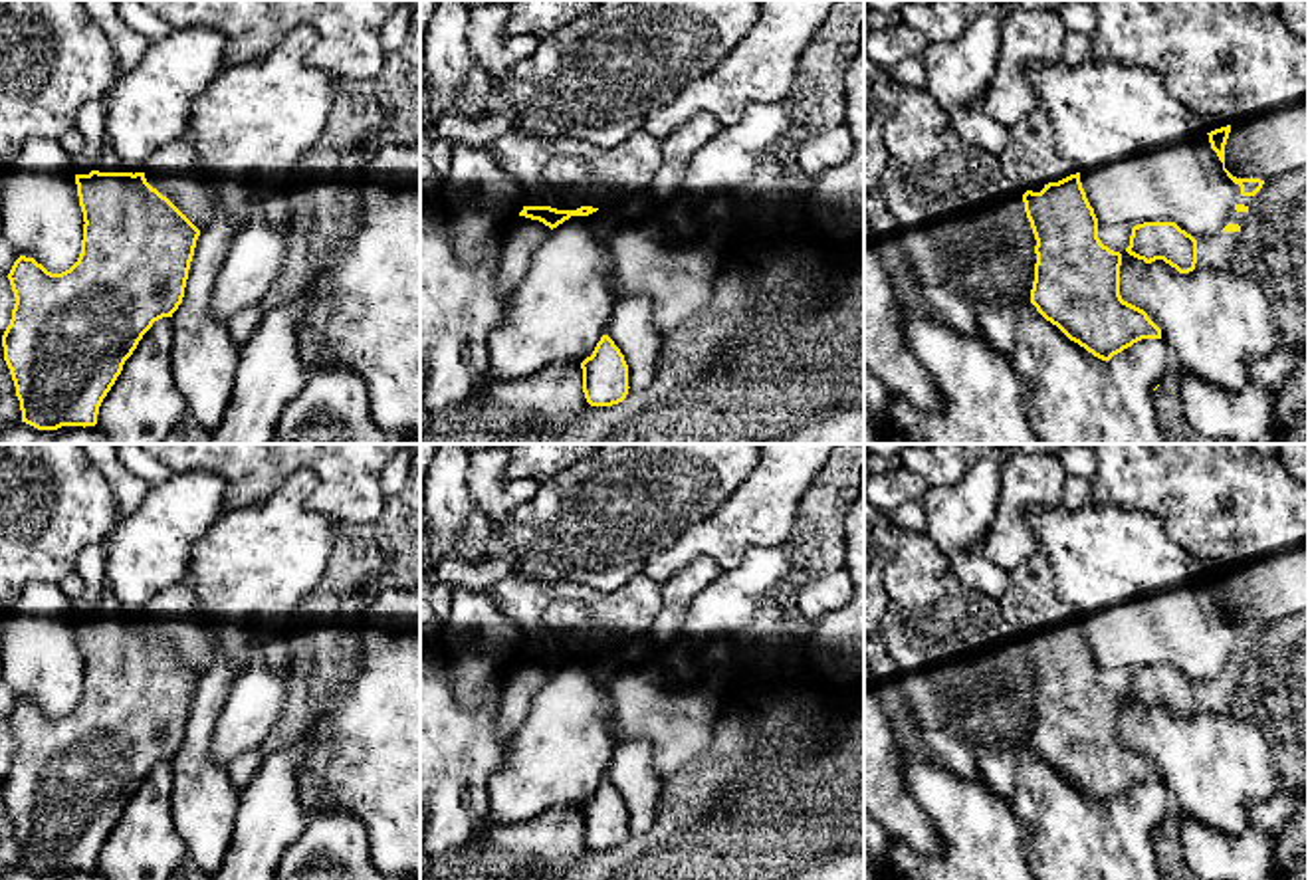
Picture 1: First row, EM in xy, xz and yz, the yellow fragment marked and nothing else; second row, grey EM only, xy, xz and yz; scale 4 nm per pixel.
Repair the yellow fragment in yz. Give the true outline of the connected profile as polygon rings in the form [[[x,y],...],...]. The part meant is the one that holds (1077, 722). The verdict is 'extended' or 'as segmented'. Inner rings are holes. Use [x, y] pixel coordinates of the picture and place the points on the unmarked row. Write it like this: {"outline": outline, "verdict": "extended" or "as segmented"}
{"outline": [[[1036,551],[1007,571],[1007,589],[999,597],[1003,616],[1013,636],[1025,646],[1036,690],[1031,747],[1056,769],[1070,785],[1102,805],[1142,783],[1161,783],[1161,773],[1147,757],[1120,739],[1122,698],[1098,682],[1098,662],[1090,650],[1074,606],[1060,601],[1048,559]]], "verdict": "extended"}

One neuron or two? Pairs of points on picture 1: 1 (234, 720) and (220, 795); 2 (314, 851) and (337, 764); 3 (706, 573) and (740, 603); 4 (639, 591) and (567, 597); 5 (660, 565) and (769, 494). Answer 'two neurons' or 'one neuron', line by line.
1: two neurons
2: two neurons
3: two neurons
4: one neuron
5: one neuron

